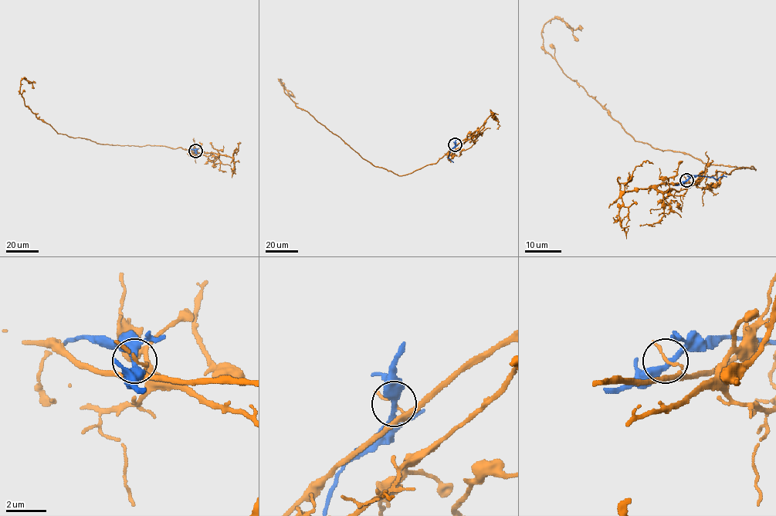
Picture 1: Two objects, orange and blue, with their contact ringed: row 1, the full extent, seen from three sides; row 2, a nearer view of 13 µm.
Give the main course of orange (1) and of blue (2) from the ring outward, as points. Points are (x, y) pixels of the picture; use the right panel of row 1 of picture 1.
1: (686, 180), (755, 169), (704, 164), (688, 154), (635, 141), (544, 50), (543, 25), (560, 18), (578, 41)
2: (686, 180), (699, 175), (717, 179), (723, 175), (726, 177)

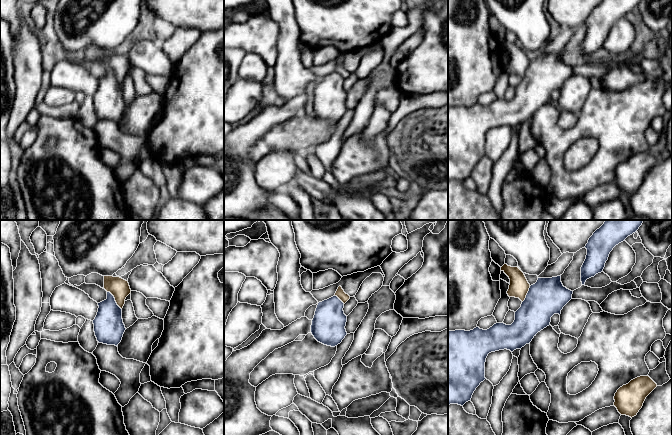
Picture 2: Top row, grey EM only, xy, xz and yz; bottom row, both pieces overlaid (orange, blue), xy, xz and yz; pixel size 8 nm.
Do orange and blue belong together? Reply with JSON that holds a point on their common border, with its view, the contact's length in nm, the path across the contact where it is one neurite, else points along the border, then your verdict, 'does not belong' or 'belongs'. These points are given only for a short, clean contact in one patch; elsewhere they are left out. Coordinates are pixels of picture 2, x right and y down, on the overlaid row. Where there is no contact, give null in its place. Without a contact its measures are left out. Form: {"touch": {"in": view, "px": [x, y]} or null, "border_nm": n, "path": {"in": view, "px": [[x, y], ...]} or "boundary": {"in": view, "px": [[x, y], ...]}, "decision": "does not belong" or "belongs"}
{"touch": {"in": "xy", "px": [115, 300]}, "border_nm": 190, "boundary": {"in": "xy", "px": [[107, 291], [113, 296], [116, 304], [121, 309]]}, "decision": "does not belong"}

